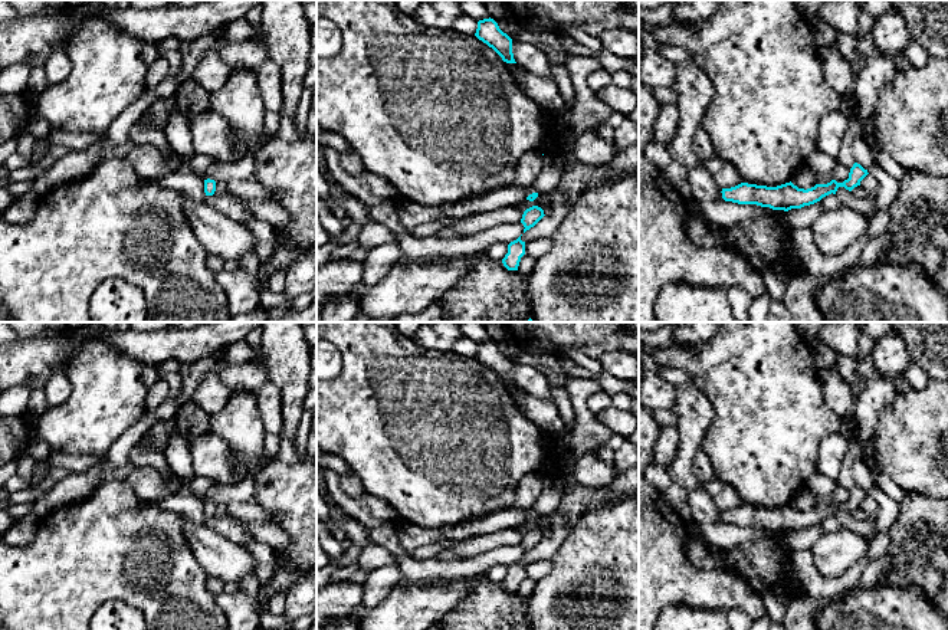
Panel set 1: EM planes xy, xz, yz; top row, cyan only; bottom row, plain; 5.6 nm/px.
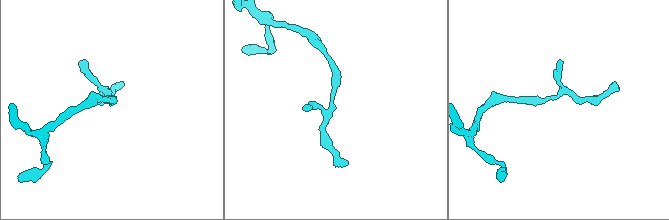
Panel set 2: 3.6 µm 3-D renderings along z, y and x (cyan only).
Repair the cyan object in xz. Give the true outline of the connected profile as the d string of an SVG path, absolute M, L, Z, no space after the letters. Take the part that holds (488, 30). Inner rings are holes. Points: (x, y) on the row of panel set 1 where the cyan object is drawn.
M493 19L479 20L475 36L492 47L503 62L516 63L512 53L512 39L499 29Z

